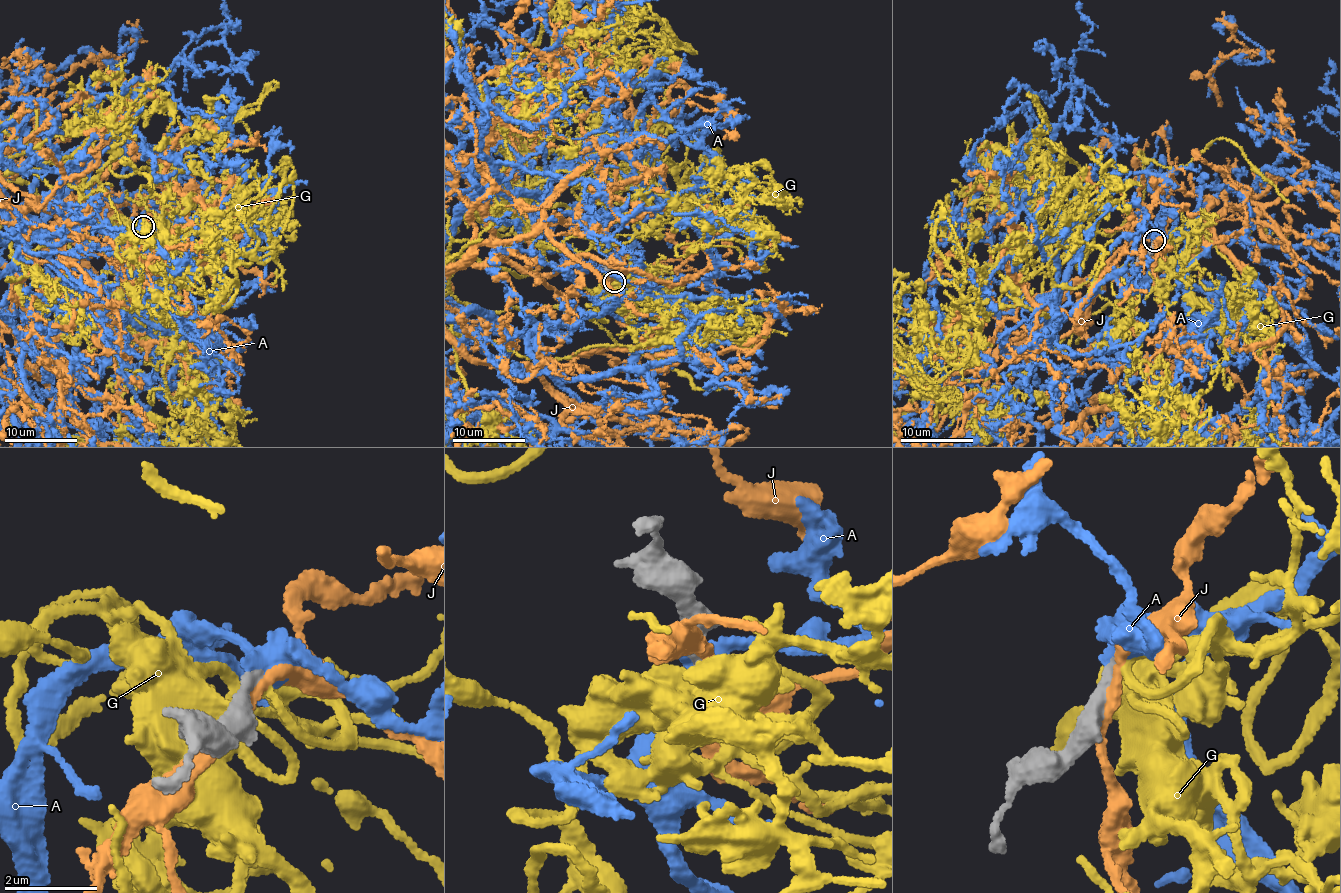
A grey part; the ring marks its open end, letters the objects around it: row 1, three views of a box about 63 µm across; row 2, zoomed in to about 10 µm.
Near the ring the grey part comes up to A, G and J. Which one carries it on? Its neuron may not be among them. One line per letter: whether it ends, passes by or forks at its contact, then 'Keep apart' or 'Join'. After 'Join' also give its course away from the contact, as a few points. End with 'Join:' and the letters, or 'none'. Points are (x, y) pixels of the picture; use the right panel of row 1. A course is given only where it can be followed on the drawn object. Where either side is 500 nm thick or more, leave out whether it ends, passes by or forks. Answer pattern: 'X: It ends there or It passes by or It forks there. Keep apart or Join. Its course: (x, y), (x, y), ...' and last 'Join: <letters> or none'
A: It forks there. Keep apart
G: It passes by. Keep apart
J: It passes by. Keep apart
Join: none

